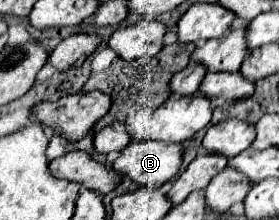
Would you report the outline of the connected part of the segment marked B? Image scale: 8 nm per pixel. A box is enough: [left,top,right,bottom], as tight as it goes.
[112,141,182,187]

